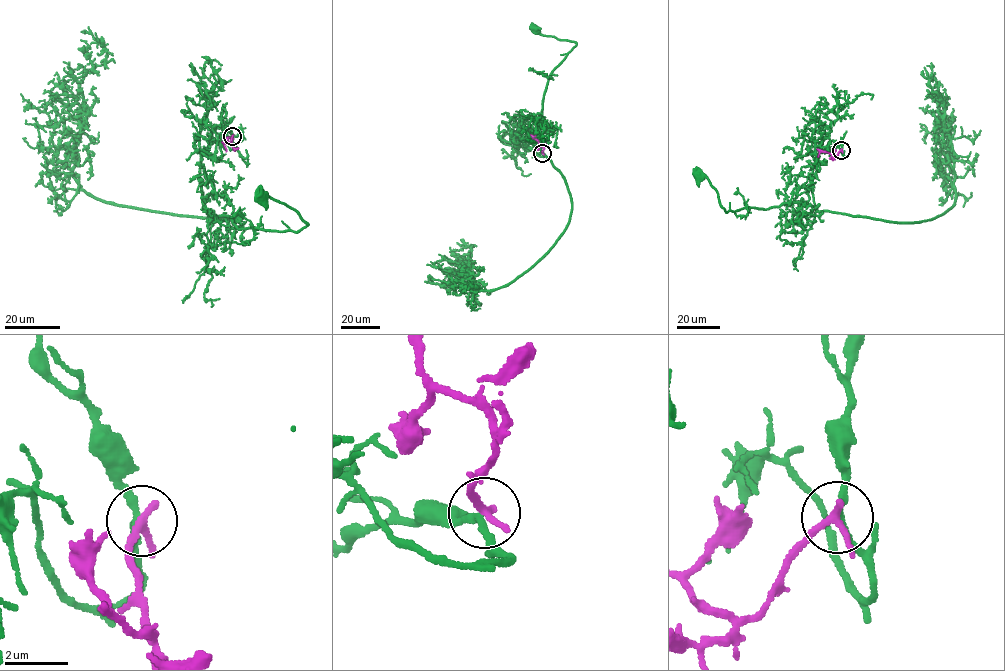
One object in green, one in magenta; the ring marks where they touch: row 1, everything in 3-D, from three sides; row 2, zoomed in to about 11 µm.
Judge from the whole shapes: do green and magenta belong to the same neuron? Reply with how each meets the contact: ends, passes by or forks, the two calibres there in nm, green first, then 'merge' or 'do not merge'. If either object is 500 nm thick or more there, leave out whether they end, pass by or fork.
green passes by; magenta passes by; calibres 200 and 240 nm; do not merge

